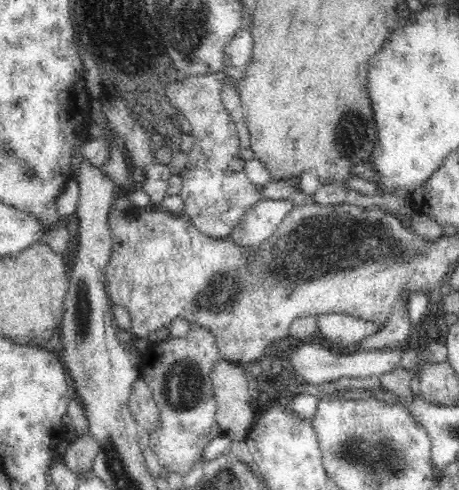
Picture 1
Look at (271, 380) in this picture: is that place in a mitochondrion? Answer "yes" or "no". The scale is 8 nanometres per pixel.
no

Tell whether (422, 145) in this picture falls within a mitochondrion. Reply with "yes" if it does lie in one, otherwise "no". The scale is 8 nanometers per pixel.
no

